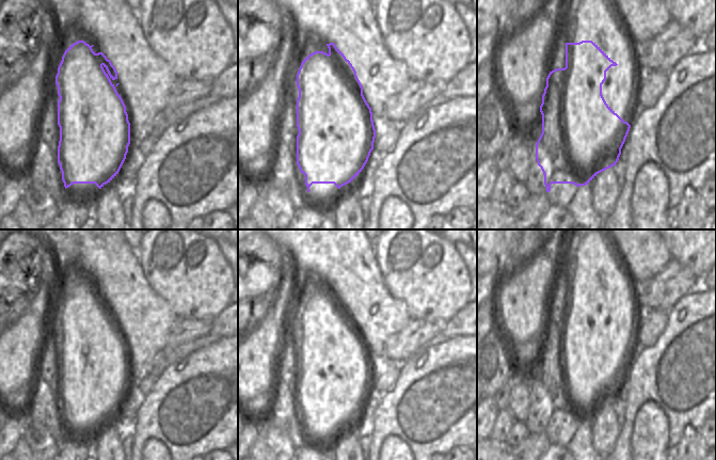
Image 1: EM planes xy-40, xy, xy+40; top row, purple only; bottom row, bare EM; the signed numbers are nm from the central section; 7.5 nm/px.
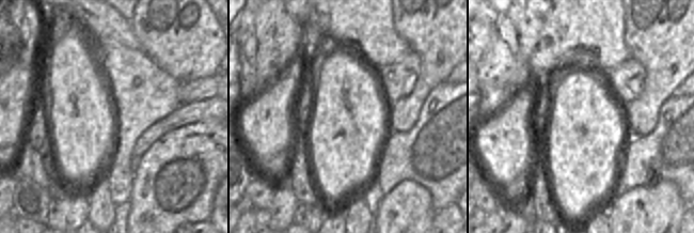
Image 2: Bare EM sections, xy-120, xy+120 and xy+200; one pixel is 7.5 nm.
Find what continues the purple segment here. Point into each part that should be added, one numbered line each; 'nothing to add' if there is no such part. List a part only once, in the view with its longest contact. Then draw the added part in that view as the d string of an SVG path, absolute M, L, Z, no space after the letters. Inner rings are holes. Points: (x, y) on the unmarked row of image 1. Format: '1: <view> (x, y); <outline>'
nothing to add

